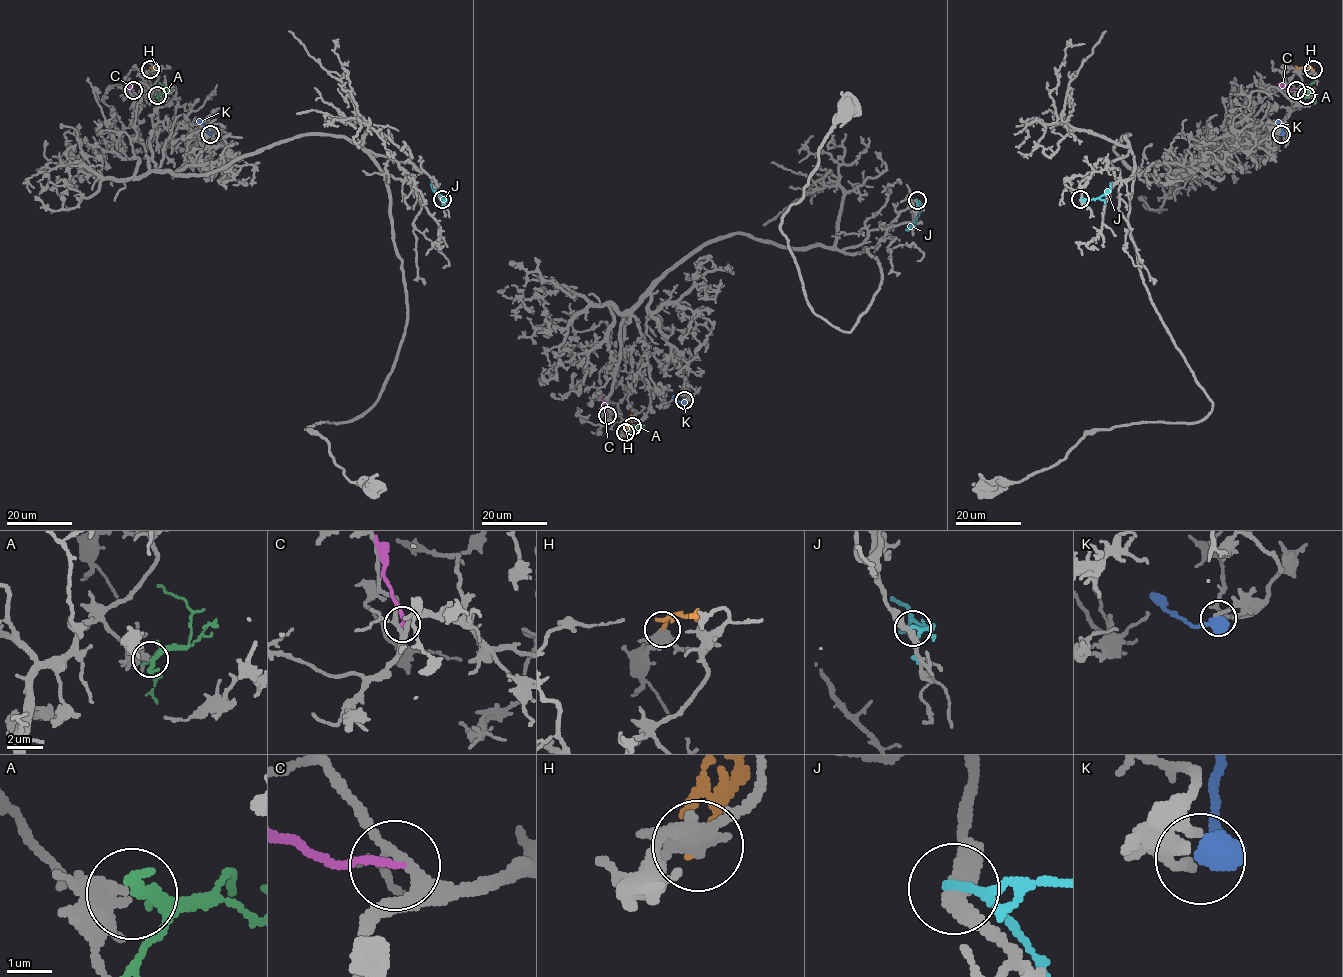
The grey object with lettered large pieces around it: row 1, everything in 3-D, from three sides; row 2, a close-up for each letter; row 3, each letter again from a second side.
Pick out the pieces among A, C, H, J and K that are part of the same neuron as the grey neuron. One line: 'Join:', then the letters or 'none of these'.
Join: none of these

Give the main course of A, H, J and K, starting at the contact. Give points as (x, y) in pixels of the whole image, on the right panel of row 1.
A: (1306, 96), (1305, 89), (1314, 82)
H: (1313, 70), (1296, 66)
J: (1080, 199), (1100, 197), (1110, 190), (1110, 183)
K: (1281, 134), (1282, 125), (1276, 121)

